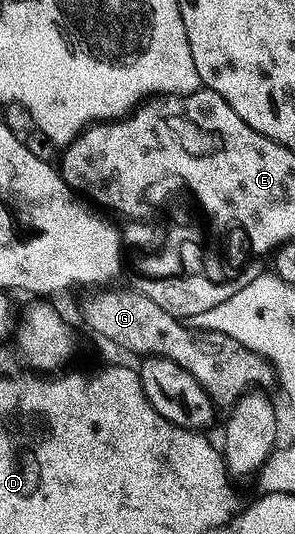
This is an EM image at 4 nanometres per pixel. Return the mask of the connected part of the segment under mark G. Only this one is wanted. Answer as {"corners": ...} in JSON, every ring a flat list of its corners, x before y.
{"corners":[[103,291,86,304,86,320,92,331,99,332,101,339,114,342,143,358,159,356,176,362,176,366,188,370,188,374,204,386,219,409,233,409,243,396,275,387,273,365,260,354,248,350,247,346,224,334,189,329,181,319,172,317,168,310,162,310,159,301,149,294,141,296,138,292,114,291]]}

